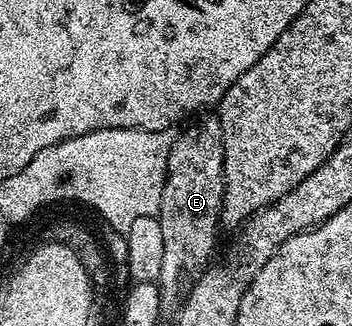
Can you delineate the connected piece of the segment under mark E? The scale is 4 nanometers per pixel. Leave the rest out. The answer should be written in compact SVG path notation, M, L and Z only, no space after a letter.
M206 113L187 123L190 124L170 144L164 193L160 193L157 214L164 237L164 258L157 284L166 305L179 302L182 271L197 272L211 262L210 254L218 243L218 227L222 217L224 149L220 121L217 114Z

